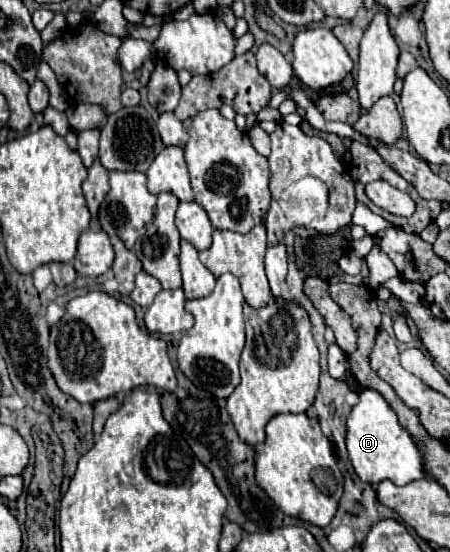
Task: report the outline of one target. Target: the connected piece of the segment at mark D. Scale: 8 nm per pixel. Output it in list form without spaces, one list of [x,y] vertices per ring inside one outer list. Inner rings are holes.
[[[363,390],[359,394],[359,402],[351,408],[351,414],[347,418],[345,442],[349,460],[357,476],[367,484],[379,484],[381,480],[387,478],[397,486],[405,486],[419,478],[433,480],[423,470],[421,452],[417,450],[417,444],[413,442],[411,434],[399,426],[397,414],[393,414],[391,406],[375,390]]]

